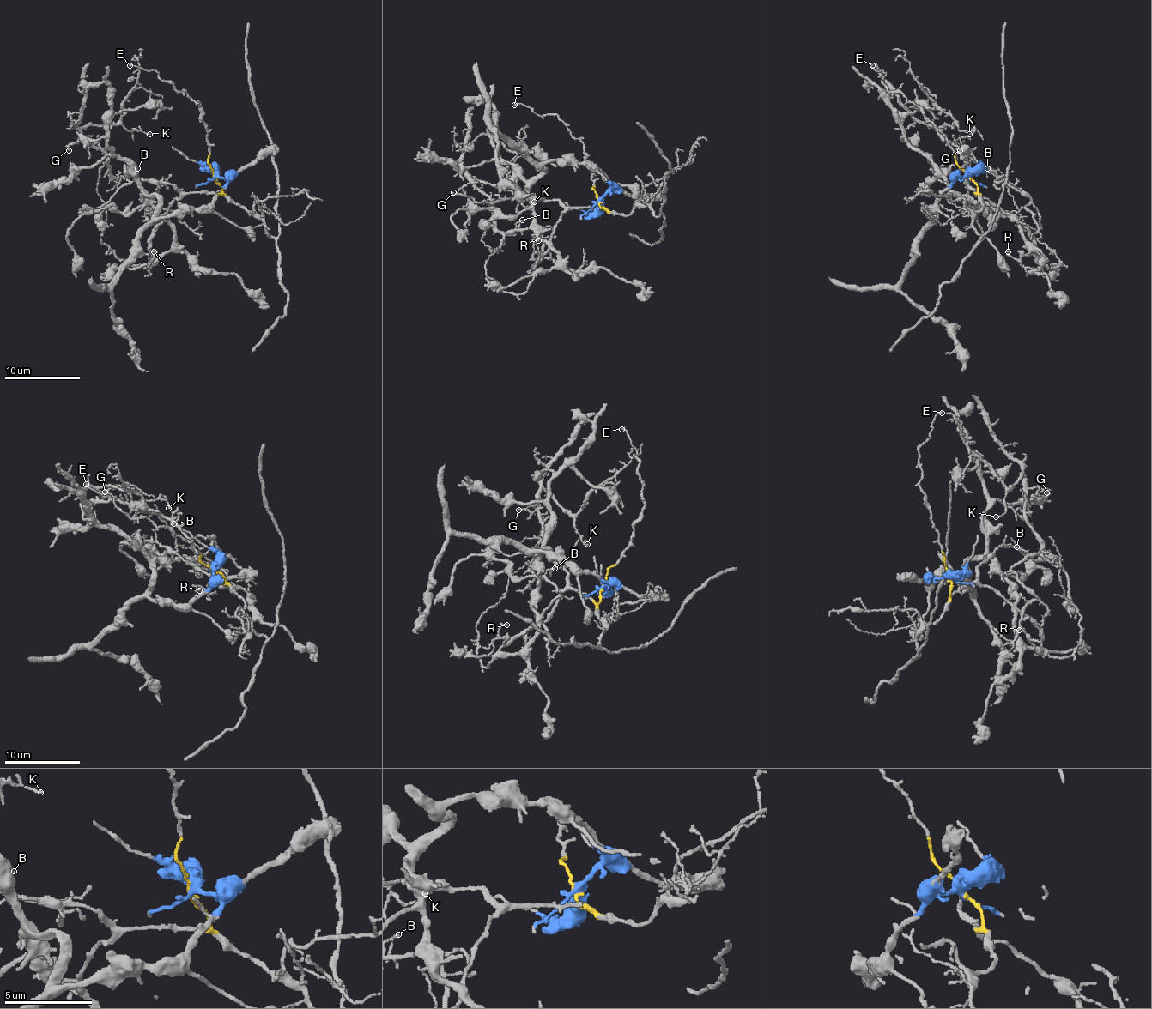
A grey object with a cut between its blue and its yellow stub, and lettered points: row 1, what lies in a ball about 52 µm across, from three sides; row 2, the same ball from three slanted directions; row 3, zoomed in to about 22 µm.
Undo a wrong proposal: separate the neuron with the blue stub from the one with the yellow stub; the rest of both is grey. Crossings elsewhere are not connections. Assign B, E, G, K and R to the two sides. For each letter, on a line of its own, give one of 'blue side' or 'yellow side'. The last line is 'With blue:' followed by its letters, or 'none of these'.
B: blue side
E: yellow side
G: blue side
K: blue side
R: yellow side
With blue: B, G, K

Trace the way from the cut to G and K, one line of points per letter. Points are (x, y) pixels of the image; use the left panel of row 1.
G: (215, 175), (210, 203), (161, 217), (144, 196), (154, 211), (155, 181), (68, 150)
K: (215, 175), (210, 203), (161, 217), (144, 196), (154, 211), (155, 181), (115, 177), (81, 129), (149, 133)

